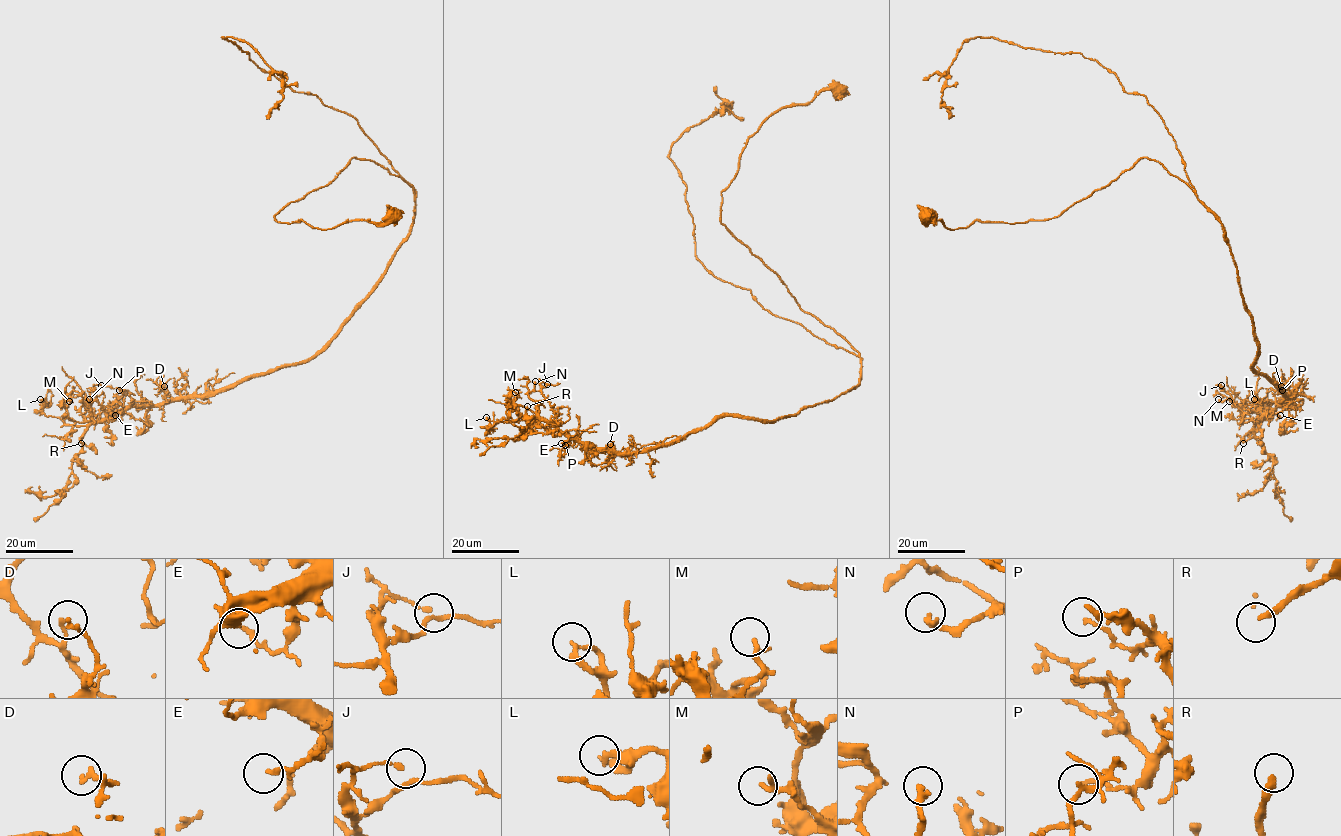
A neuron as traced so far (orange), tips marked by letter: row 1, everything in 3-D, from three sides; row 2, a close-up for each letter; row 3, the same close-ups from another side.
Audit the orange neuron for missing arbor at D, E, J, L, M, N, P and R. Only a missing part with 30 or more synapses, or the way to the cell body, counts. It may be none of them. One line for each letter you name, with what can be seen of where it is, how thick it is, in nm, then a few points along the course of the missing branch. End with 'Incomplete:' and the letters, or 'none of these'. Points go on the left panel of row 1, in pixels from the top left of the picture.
R: Place: (81, 443). Thickness 240 nm. Course of what is missing: (81, 443), (74, 440), (65, 443), (57, 436)
Incomplete: R

